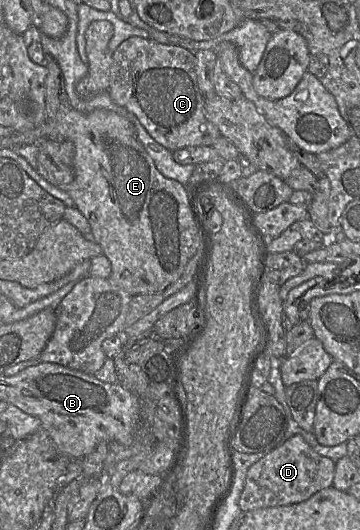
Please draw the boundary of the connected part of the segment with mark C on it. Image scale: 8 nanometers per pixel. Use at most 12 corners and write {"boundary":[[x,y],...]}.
{"boundary":[[137,36],[108,92],[171,152],[213,146],[195,52]]}

